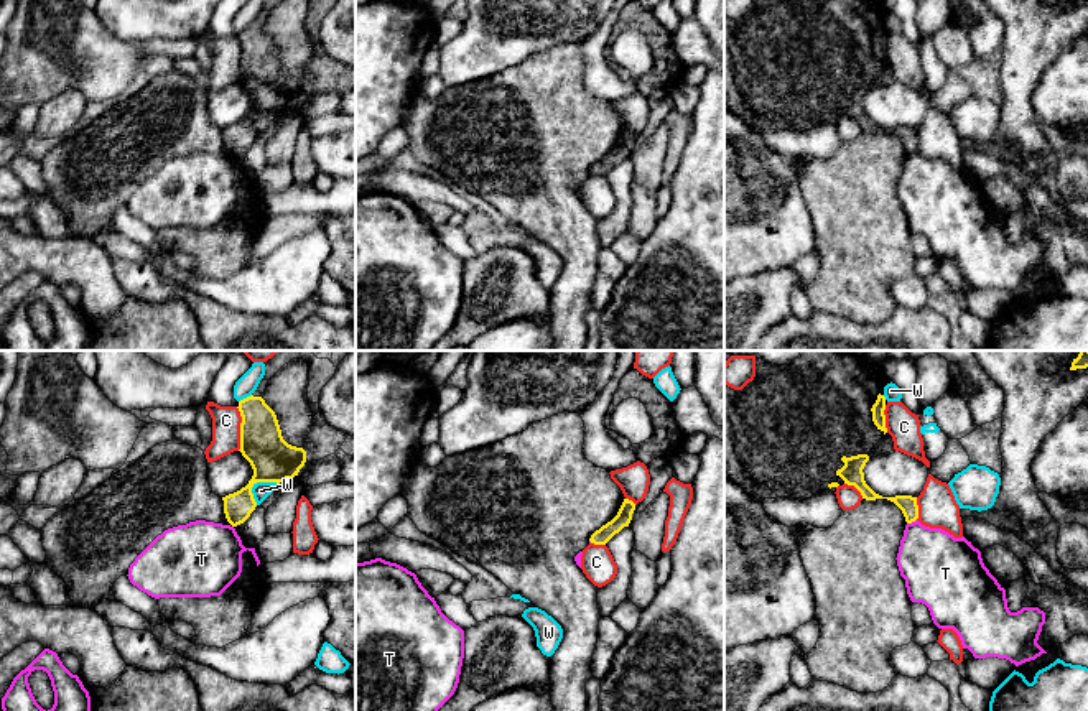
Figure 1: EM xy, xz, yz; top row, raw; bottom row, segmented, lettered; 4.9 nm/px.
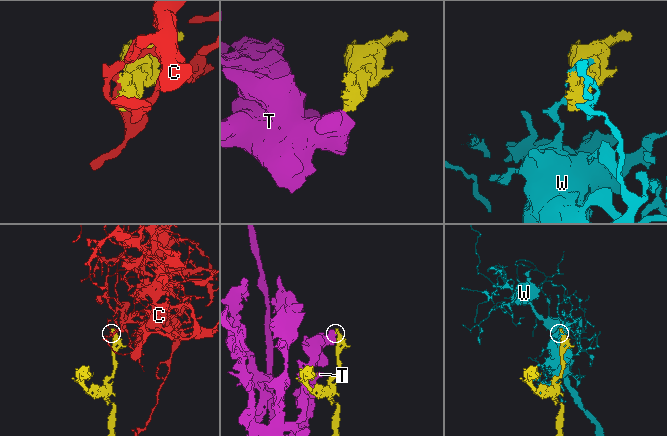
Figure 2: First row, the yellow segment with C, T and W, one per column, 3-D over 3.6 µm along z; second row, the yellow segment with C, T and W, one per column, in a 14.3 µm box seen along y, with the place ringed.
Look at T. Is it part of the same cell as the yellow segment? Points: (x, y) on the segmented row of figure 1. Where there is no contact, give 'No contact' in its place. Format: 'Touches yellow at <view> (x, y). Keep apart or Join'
Touches yellow at yz (911, 522). Keep apart

